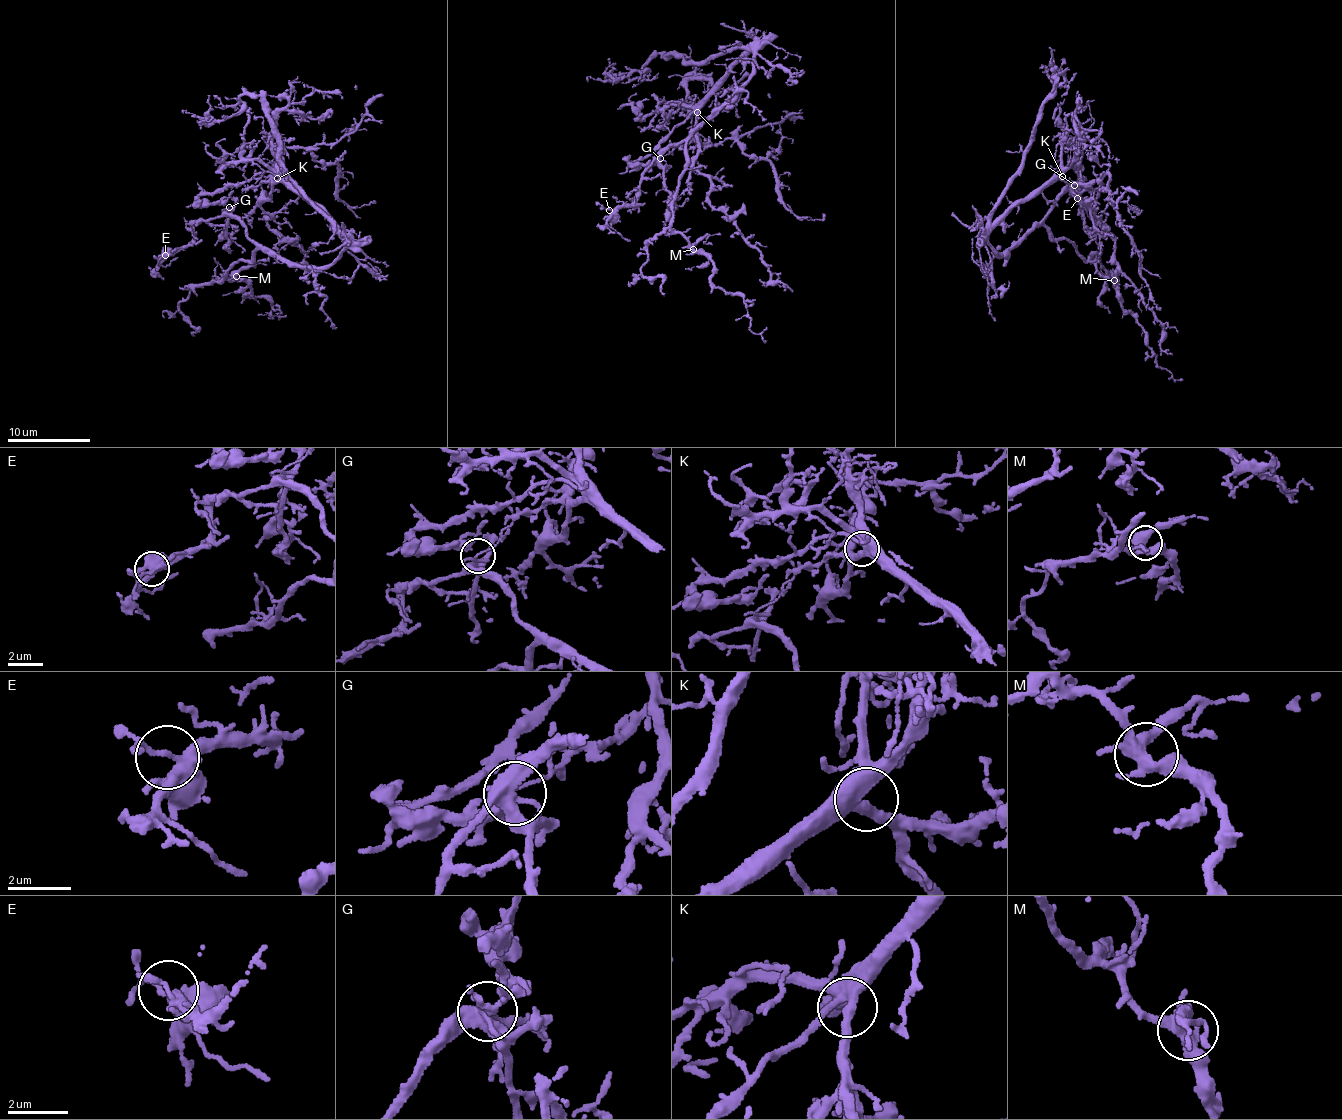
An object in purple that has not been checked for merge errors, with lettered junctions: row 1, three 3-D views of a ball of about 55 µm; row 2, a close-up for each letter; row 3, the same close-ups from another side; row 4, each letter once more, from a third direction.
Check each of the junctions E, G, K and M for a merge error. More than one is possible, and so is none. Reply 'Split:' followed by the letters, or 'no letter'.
Split: no letter

